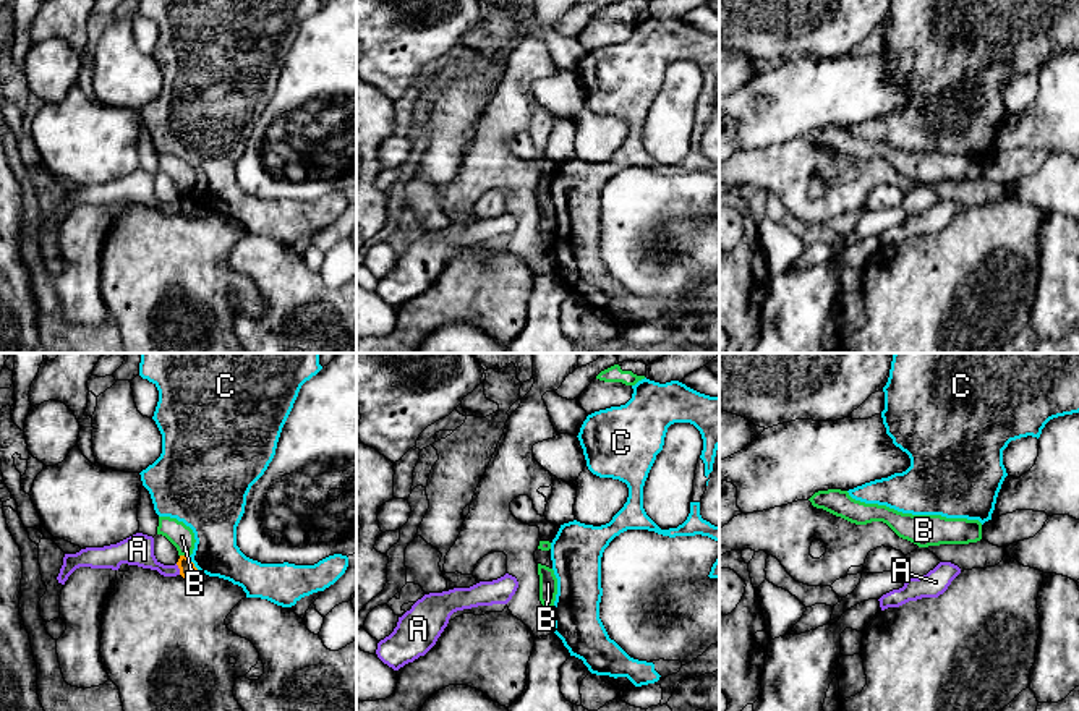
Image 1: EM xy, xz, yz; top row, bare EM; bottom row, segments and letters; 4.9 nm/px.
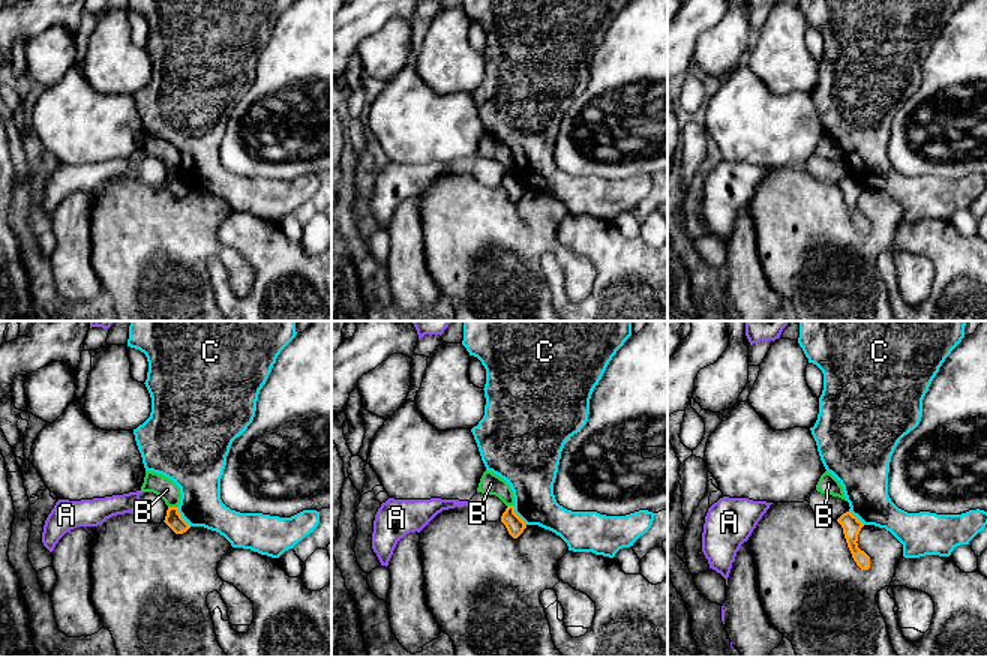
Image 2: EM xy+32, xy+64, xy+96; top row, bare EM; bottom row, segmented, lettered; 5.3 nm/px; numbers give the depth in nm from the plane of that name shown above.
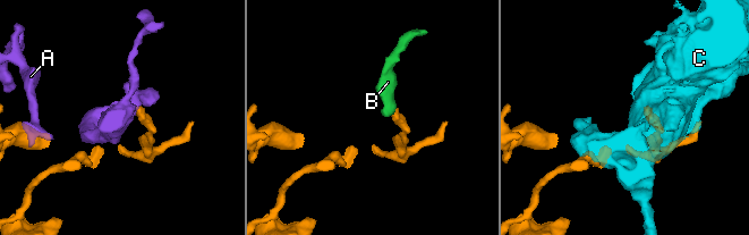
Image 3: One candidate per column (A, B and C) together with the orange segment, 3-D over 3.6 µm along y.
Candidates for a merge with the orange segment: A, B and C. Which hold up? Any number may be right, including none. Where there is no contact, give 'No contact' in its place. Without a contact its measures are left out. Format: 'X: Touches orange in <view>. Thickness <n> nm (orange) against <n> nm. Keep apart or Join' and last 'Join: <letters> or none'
A: Touches orange in xy. Thickness 80 nm (orange) against 160 nm. Keep apart
B: Touches orange in xy. Thickness 80 nm (orange) against 120 nm. Keep apart
C: Touches orange in xy. Thickness 80 nm (orange) against 240 nm. Keep apart
Join: none

